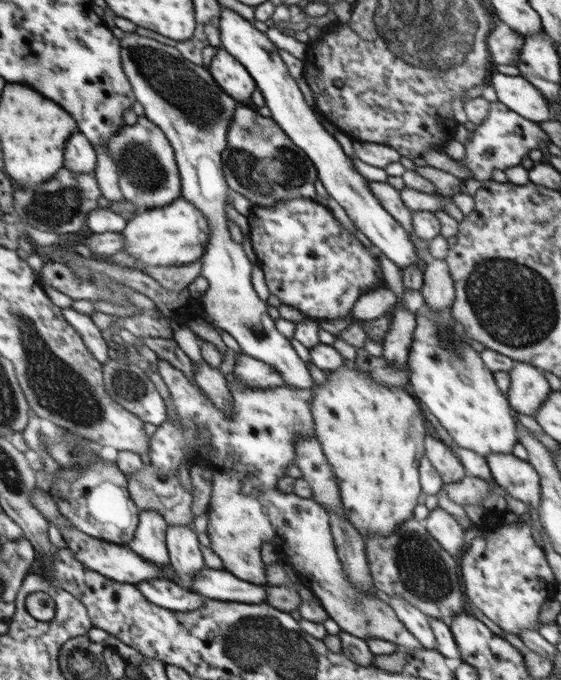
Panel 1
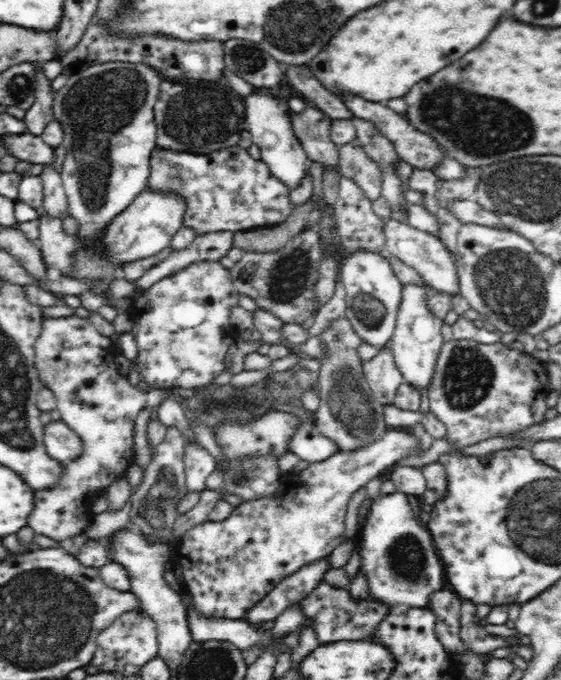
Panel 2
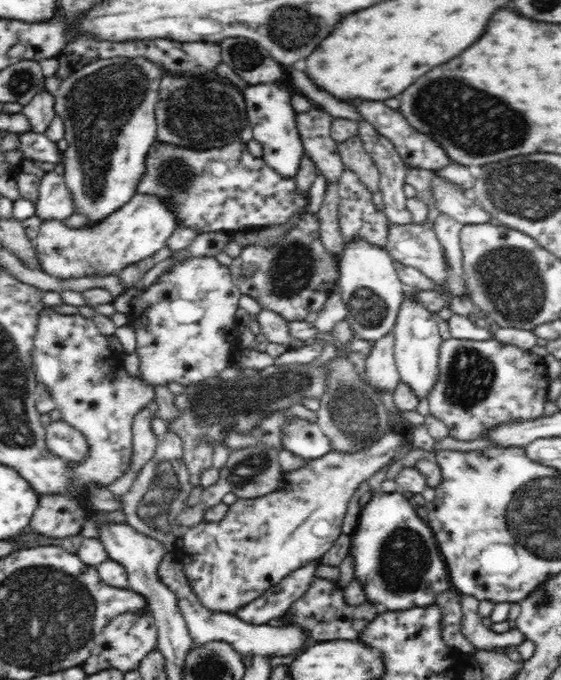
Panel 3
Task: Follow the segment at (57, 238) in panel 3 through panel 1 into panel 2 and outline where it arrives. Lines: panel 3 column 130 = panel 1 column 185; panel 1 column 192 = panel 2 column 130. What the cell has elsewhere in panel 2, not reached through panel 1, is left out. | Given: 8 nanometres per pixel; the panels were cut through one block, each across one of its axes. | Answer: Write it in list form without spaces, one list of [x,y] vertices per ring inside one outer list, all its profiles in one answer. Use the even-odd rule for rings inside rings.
[[[146,189],[134,198],[126,210],[116,214],[91,244],[87,244],[80,234],[66,234],[63,219],[52,215],[40,215],[40,236],[36,240],[37,246],[42,251],[42,260],[46,268],[56,268],[66,276],[73,269],[73,262],[82,248],[94,249],[100,257],[106,257],[112,265],[124,266],[138,259],[148,258],[158,254],[166,247],[170,247],[172,236],[182,228],[183,200],[178,193],[160,193]]]

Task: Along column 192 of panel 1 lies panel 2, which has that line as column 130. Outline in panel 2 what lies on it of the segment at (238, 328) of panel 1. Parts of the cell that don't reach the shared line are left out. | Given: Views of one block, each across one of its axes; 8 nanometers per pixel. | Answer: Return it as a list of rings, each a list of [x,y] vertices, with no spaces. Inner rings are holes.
[[[110,61],[94,64],[94,66],[85,67],[82,71],[76,72],[69,76],[66,84],[57,90],[54,95],[52,110],[54,118],[61,124],[63,130],[63,146],[66,149],[66,158],[64,158],[63,170],[60,172],[63,187],[67,196],[68,210],[66,216],[72,217],[78,221],[77,234],[85,239],[87,244],[94,242],[102,230],[106,230],[106,226],[110,224],[110,220],[116,214],[120,214],[122,210],[126,210],[126,206],[130,206],[134,202],[134,198],[147,189],[146,182],[150,178],[150,156],[152,150],[156,147],[157,126],[154,118],[154,105],[158,100],[159,88],[164,78],[152,66],[145,64],[132,64],[131,62]]]

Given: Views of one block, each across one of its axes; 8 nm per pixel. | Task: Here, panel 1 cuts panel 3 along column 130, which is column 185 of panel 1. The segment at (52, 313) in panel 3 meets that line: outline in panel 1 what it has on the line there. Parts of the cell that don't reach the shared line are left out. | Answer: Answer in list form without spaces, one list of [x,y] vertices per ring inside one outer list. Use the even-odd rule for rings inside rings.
[[[160,357],[157,362],[158,374],[169,389],[170,398],[172,398],[172,404],[174,404],[174,408],[176,408],[178,419],[167,419],[162,425],[158,426],[158,430],[156,430],[156,433],[151,437],[149,452],[149,457],[151,458],[151,472],[154,471],[155,476],[167,477],[168,475],[176,475],[179,472],[180,466],[186,462],[190,462],[191,464],[199,463],[203,464],[206,468],[210,468],[212,473],[212,498],[209,504],[209,521],[206,532],[210,538],[211,549],[222,559],[223,568],[234,574],[234,576],[240,578],[240,580],[245,580],[251,583],[264,583],[264,565],[260,558],[260,549],[262,548],[263,542],[271,542],[279,554],[284,554],[284,556],[289,559],[290,564],[296,571],[296,574],[303,581],[303,584],[308,586],[308,588],[315,594],[317,599],[321,602],[321,605],[324,607],[324,610],[327,612],[329,618],[332,618],[342,631],[364,640],[365,638],[370,637],[381,638],[386,640],[386,642],[392,642],[397,646],[404,646],[410,651],[422,650],[422,644],[420,644],[420,642],[416,640],[416,637],[405,627],[405,624],[397,617],[394,609],[387,603],[381,594],[371,594],[371,592],[365,592],[365,590],[362,590],[361,588],[354,587],[351,580],[349,580],[349,578],[344,574],[343,566],[339,556],[337,555],[335,542],[333,541],[331,524],[327,511],[321,505],[318,505],[313,499],[299,498],[294,493],[284,493],[278,489],[278,480],[286,476],[285,472],[290,464],[295,464],[296,442],[298,442],[300,438],[316,438],[316,429],[314,429],[312,417],[312,400],[314,400],[313,390],[296,389],[296,386],[287,385],[269,387],[266,389],[252,388],[252,386],[244,385],[244,383],[234,375],[234,372],[232,372],[224,377],[226,378],[228,390],[230,390],[230,394],[232,394],[232,397],[230,398],[234,400],[234,409],[232,409],[232,413],[228,415],[228,413],[224,413],[224,411],[220,411],[220,409],[216,408],[216,405],[210,401],[210,398],[208,398],[208,395],[204,393],[204,390],[201,390],[200,386],[196,385],[196,382],[192,382],[192,378],[188,378],[188,374],[184,374],[184,370],[177,370],[176,366],[172,366],[172,362],[166,362]],[[198,428],[206,428],[206,432],[208,432],[208,436],[210,436],[208,441],[204,441],[204,439],[198,435]]]

